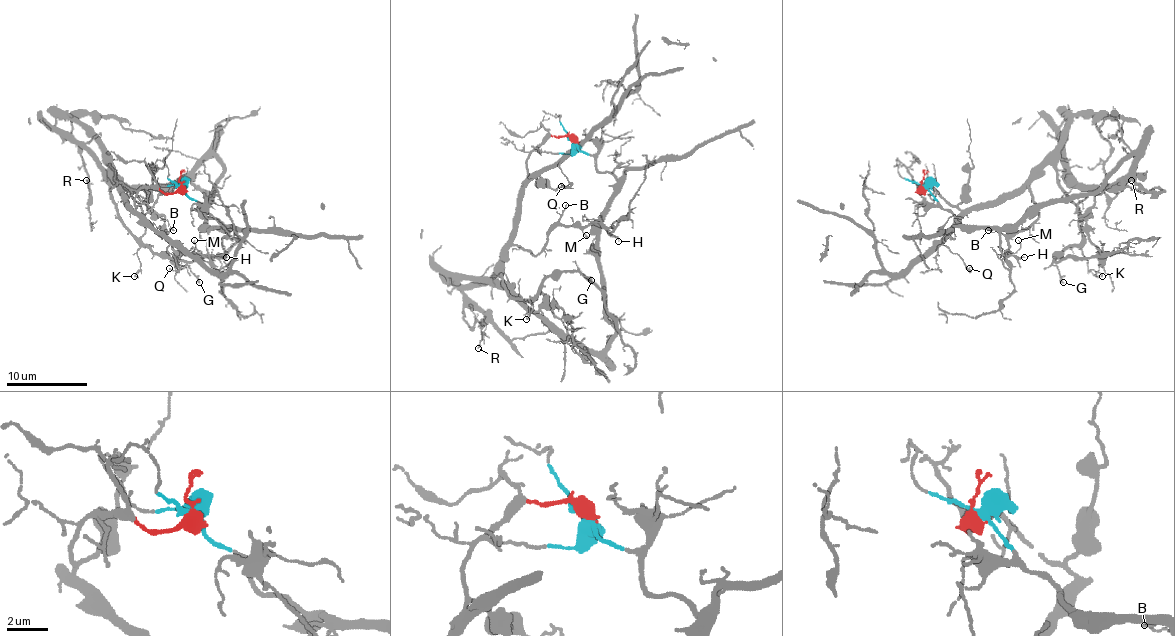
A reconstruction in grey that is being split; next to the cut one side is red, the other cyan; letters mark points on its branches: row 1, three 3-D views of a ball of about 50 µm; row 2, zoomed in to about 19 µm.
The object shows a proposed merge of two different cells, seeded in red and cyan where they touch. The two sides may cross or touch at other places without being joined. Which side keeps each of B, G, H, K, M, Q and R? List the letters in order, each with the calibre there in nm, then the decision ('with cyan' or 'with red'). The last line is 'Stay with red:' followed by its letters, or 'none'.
B: 130 nm | with red
G: 180 nm | with red
H: 150 nm | with red
K: 90 nm | with red
M: 100 nm | with red
Q: 80 nm | with red
R: 130 nm | with red
Stay with red: B, G, H, K, M, Q, R

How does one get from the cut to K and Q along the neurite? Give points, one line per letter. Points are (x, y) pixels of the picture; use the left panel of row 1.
K: (182, 186), (174, 192), (141, 188), (133, 210), (111, 164), (111, 202), (139, 249), (141, 269), (133, 277)
Q: (182, 186), (174, 192), (141, 188), (135, 198), (135, 208), (170, 243), (168, 251), (178, 267), (170, 269)

